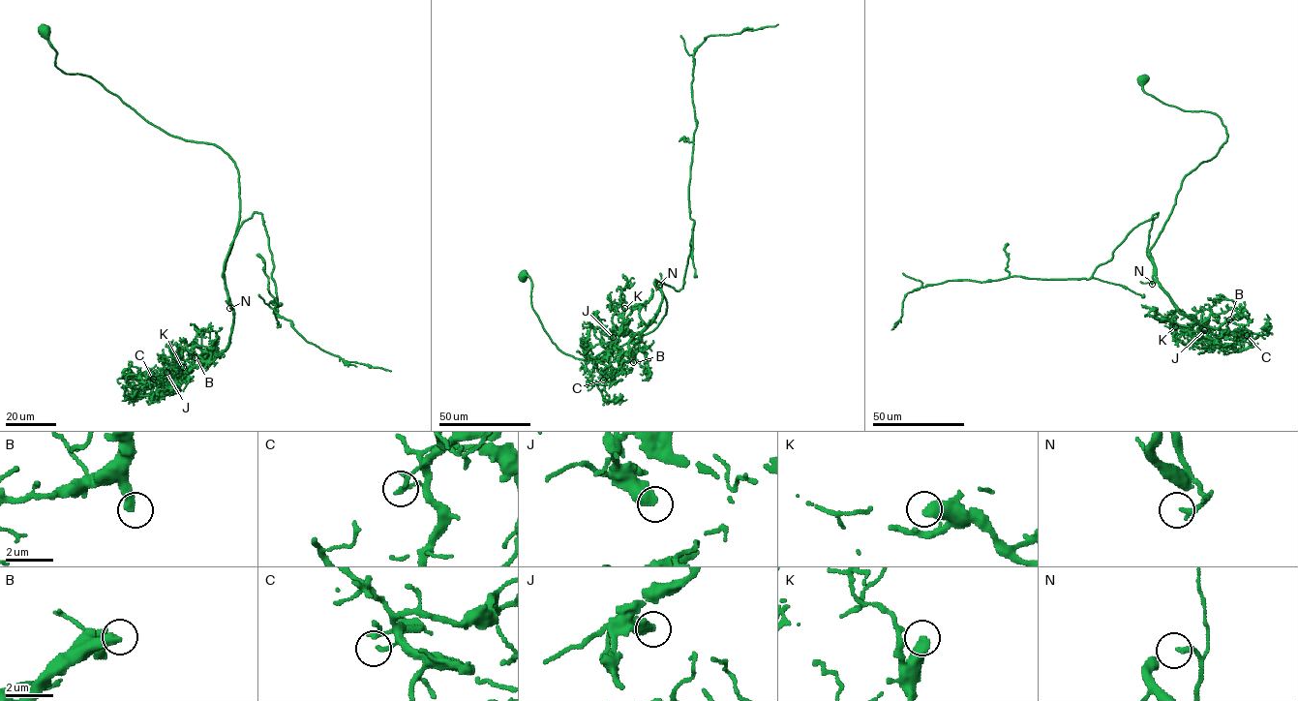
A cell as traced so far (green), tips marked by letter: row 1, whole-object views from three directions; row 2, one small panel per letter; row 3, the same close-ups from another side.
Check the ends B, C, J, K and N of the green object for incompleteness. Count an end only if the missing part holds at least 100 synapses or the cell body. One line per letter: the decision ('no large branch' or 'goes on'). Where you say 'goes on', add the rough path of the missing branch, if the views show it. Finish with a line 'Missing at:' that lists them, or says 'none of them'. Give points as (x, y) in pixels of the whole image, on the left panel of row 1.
B: goes on | (195, 357), (195, 361), (185, 360), (193, 350), (197, 348), (199, 351)
C: no large branch
J: no large branch
K: no large branch
N: no large branch
Missing at: B

